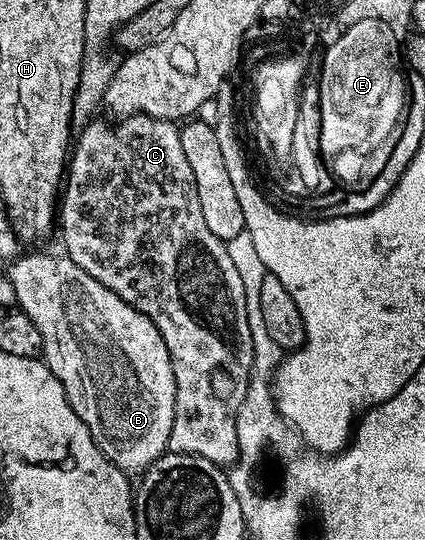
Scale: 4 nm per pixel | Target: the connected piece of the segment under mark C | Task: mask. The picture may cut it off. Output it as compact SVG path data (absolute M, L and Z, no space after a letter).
M127 115L118 118L116 121L109 121L113 123L104 123L103 120L96 119L94 118L86 123L84 127L80 128L78 135L81 136L78 139L76 136L75 146L72 148L71 158L67 163L67 174L63 179L63 194L59 199L59 235L61 231L61 239L65 242L65 247L63 247L64 254L68 255L71 261L75 261L75 265L79 265L79 269L83 269L83 273L91 273L91 277L95 277L95 281L107 285L107 289L111 289L111 293L115 293L123 301L127 301L132 307L139 309L139 313L146 315L159 329L159 333L167 345L167 353L171 357L171 365L175 373L175 389L177 390L175 393L175 421L171 425L168 450L175 455L198 455L207 461L217 464L222 469L228 468L230 465L236 464L239 459L237 438L235 437L235 417L237 416L239 405L243 405L243 397L247 393L247 385L249 384L249 374L253 368L253 342L251 341L251 325L247 325L247 297L243 293L243 280L239 278L239 273L231 261L226 240L215 237L215 233L211 233L211 229L207 229L207 221L203 221L203 209L199 209L199 193L195 193L195 177L191 177L191 165L187 165L187 156L183 153L183 141L181 140L178 124L171 119L156 119L150 115Z

